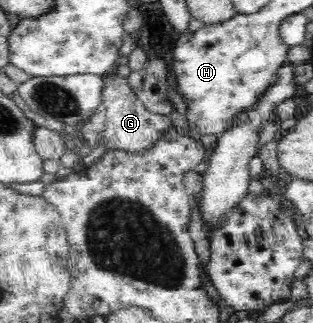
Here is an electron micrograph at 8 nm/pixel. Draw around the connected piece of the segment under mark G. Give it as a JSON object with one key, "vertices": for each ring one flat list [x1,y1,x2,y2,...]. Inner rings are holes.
{"vertices":[[118,74,113,77,107,75,104,75,102,104,97,108,96,116,90,120,90,124,84,125,81,130,85,142,96,148,99,144,98,138,103,137,109,149,142,150,152,146,160,138,162,130,172,126,170,118,168,115,151,114,138,96,131,91,124,77]]}

